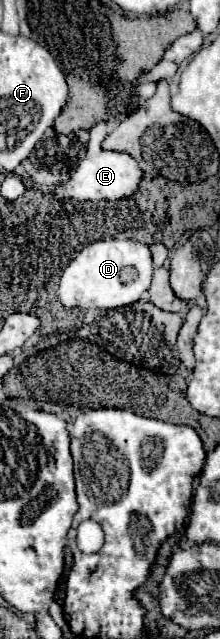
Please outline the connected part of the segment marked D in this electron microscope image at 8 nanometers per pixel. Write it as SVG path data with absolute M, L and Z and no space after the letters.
M99 240L85 246L71 264L63 270L59 282L59 300L67 308L109 310L129 306L149 290L151 284L151 250L145 244L131 240Z

